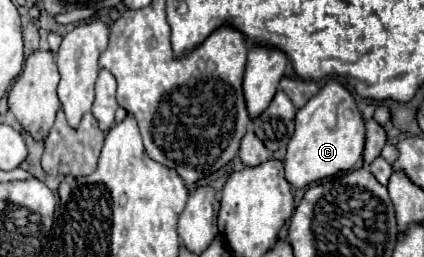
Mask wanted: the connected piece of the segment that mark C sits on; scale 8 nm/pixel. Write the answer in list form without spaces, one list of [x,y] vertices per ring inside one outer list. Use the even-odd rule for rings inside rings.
[[[330,80],[314,98],[308,100],[304,108],[296,112],[296,130],[292,140],[288,142],[284,158],[288,184],[296,190],[302,190],[312,182],[354,168],[362,158],[364,134],[364,120],[356,108],[352,94],[336,80]]]

